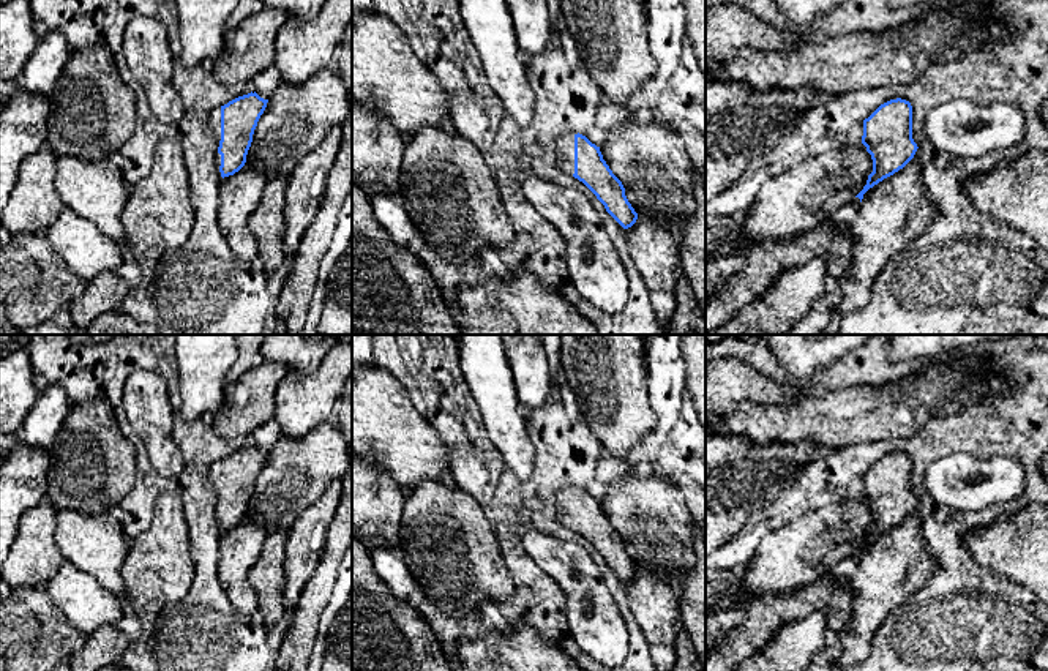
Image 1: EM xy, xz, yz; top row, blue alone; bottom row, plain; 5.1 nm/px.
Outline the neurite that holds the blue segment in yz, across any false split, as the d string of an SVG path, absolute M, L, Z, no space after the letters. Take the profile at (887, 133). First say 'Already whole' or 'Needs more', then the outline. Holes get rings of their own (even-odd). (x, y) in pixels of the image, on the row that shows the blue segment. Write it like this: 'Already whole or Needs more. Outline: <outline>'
Already whole. Outline: M896 98L881 104L863 120L862 144L871 155L873 172L855 196L860 202L870 188L903 169L914 158L919 147L912 139L911 103Z

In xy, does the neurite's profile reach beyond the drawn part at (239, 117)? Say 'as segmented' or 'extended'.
extended

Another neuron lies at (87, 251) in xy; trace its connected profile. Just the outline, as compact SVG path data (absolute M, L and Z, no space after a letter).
M65 207L44 235L73 273L84 281L103 272L117 272L126 253L92 221Z

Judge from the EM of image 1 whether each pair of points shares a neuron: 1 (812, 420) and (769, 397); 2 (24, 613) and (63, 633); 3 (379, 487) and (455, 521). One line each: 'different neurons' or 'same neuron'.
1: different neurons
2: same neuron
3: different neurons

